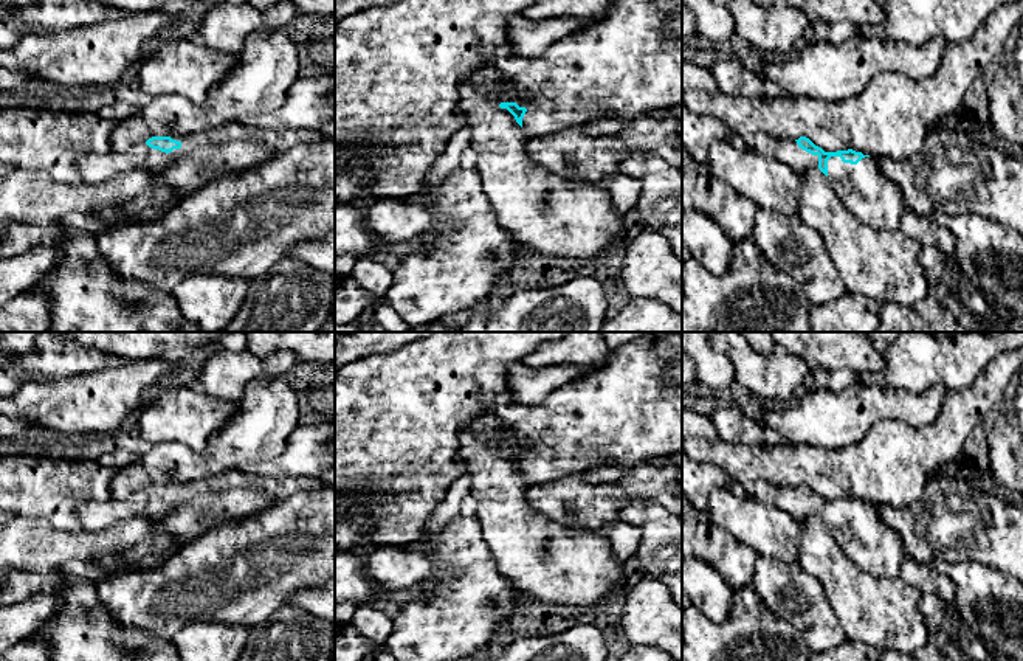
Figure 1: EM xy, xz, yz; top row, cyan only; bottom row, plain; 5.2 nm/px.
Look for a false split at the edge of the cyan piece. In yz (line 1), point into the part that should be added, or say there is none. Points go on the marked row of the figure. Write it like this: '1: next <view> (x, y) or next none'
1: next yz (867, 193)

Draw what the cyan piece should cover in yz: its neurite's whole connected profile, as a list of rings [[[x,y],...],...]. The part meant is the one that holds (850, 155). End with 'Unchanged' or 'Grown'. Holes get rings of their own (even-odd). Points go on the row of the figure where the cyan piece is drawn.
[[[760,132],[750,141],[766,158],[775,158],[795,172],[818,168],[846,208],[876,230],[899,230],[908,211],[902,191],[880,169],[877,158],[852,149],[825,152],[809,138],[775,138]]]. Grown

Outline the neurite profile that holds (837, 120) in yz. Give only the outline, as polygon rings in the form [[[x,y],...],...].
[[[1017,3],[998,6],[970,39],[947,43],[942,62],[932,76],[914,81],[899,73],[880,73],[857,96],[840,102],[789,95],[784,98],[746,98],[722,92],[690,90],[685,93],[685,106],[699,116],[721,119],[746,141],[752,141],[760,132],[775,138],[798,140],[806,137],[825,152],[852,149],[877,160],[904,161],[922,149],[930,130],[952,119],[976,79],[989,76],[1011,29],[1020,22]]]

